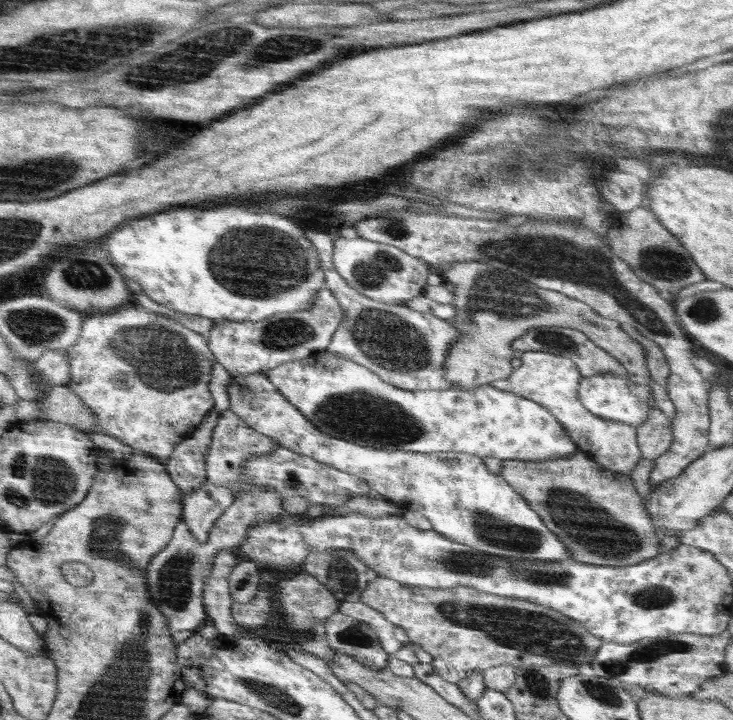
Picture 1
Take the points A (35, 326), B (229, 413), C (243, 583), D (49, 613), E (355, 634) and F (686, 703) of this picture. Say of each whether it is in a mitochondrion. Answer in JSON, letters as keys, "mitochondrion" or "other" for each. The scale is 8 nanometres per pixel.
{"A":"mitochondrion","B":"other","C":"other","D":"other","E":"mitochondrion","F":"other"}

